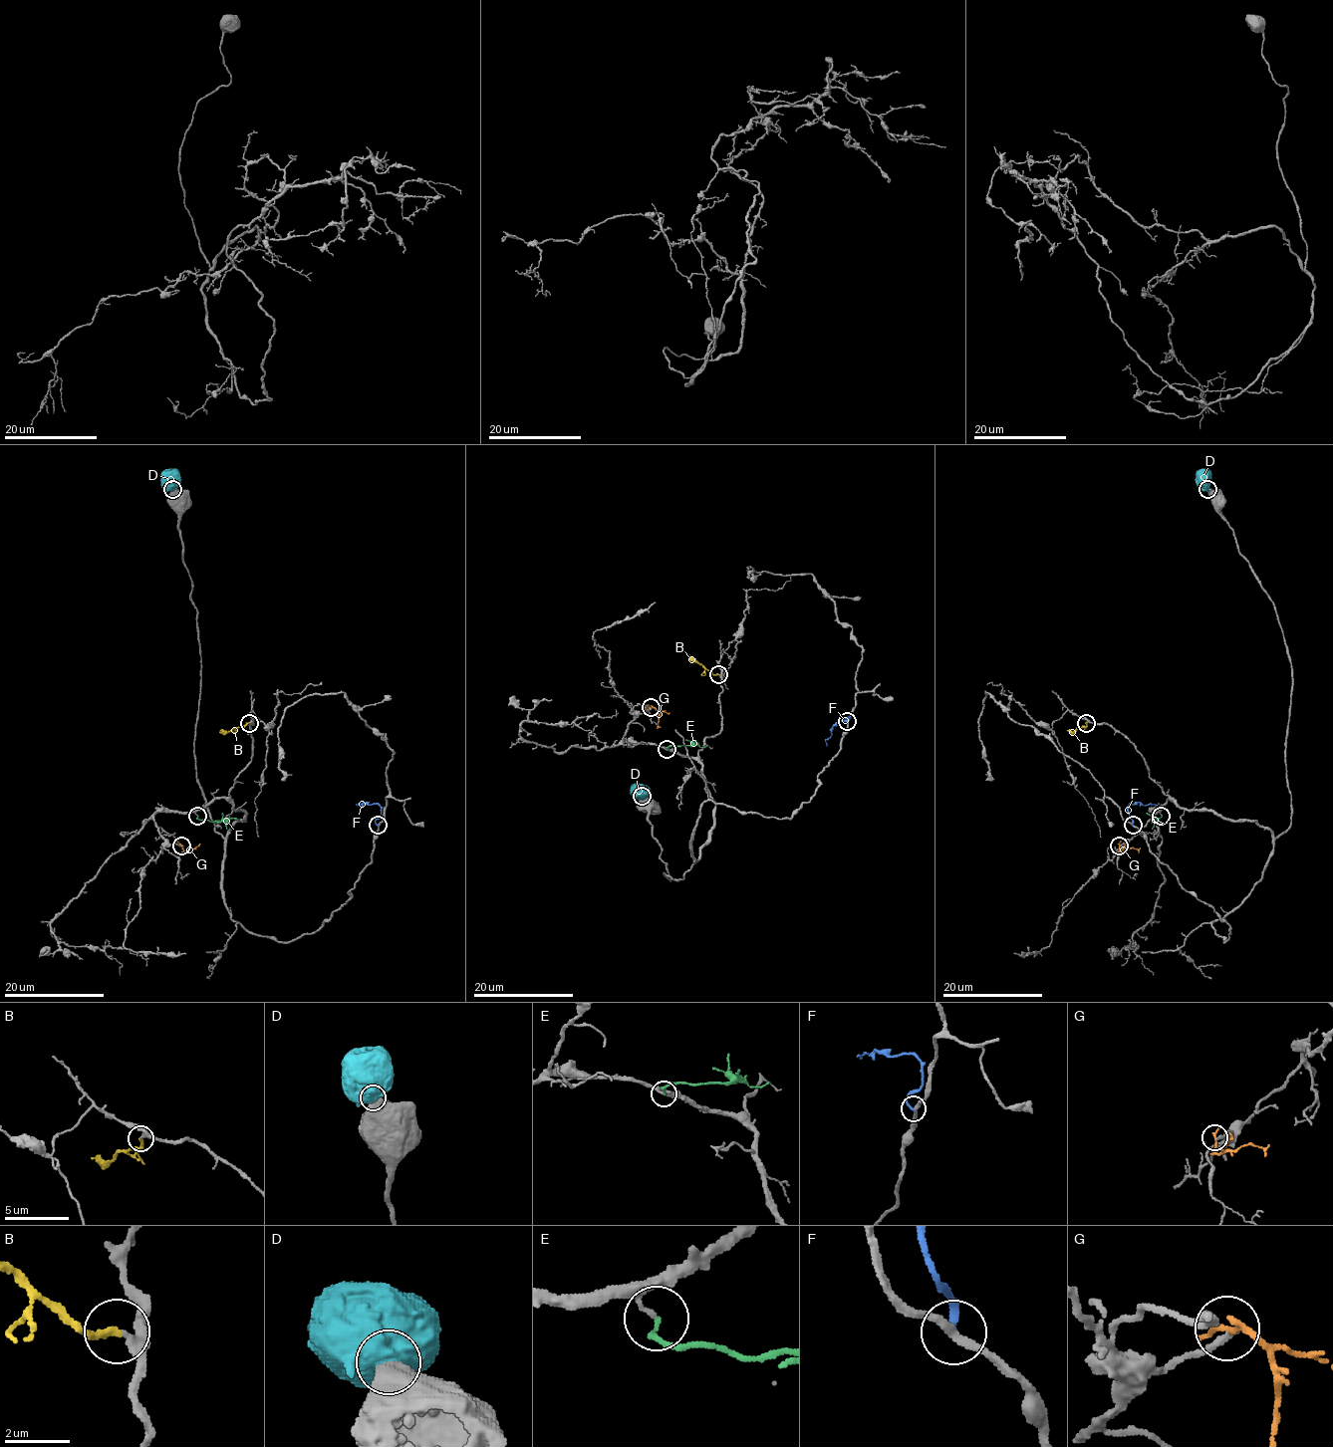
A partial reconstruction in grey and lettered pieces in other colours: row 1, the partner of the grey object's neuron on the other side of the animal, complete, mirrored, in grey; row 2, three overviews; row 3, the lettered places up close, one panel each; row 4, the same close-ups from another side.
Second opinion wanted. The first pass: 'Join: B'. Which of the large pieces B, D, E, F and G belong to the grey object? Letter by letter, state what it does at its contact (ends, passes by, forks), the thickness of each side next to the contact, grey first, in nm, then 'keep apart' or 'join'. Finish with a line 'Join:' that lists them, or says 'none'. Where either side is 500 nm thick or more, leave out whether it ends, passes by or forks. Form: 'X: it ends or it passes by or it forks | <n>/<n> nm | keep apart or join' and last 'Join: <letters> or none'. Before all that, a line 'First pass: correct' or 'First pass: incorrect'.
First pass: correct
B: it ends | 240/240 nm | join
D: 650/1000 nm | keep apart
E: it ends | 110/150 nm | keep apart
F: it ends | 240/200 nm | keep apart
G: it ends | 220/200 nm | keep apart
Join: B

